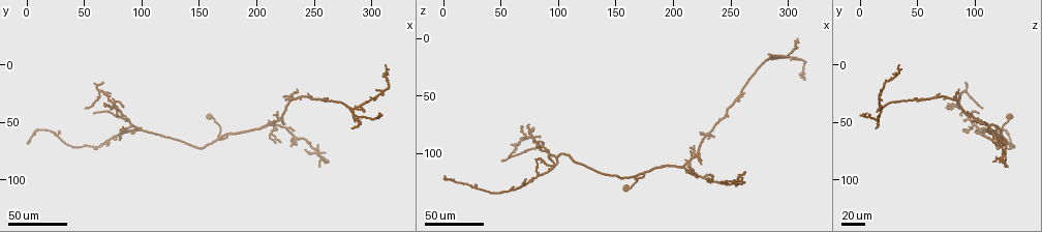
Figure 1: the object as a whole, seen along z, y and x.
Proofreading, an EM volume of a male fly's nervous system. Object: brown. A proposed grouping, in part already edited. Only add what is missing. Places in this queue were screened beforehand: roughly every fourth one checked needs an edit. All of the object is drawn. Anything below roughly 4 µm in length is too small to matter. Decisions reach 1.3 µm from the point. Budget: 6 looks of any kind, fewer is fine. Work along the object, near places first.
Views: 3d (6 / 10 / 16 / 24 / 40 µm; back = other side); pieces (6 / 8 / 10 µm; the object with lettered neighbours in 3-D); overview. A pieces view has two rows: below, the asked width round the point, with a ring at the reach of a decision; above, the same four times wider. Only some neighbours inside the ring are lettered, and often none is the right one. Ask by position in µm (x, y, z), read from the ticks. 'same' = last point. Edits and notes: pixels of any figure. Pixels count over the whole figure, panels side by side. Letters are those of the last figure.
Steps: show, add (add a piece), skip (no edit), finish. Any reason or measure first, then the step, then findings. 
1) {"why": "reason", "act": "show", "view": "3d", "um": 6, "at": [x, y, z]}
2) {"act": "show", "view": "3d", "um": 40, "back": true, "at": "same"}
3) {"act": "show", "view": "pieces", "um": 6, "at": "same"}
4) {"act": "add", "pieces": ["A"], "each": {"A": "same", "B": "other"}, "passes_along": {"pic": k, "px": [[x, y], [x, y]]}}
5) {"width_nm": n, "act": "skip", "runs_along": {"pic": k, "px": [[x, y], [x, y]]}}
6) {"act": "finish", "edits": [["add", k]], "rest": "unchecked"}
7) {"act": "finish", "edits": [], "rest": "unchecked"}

{"why": "an open end", "act": "show", "view": "3d", "um": 40, "at": [260, 30, 46]}

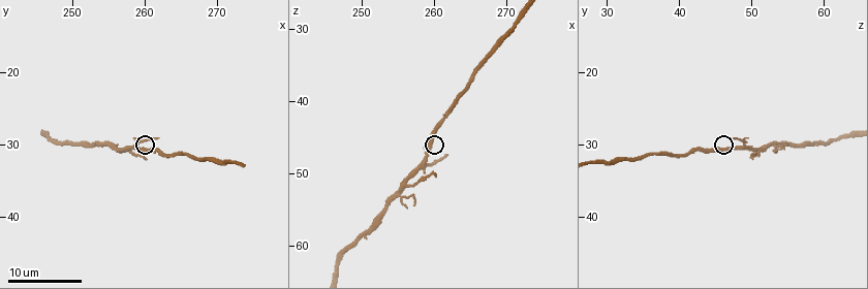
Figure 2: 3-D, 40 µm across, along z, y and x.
{"act": "show", "view": "pieces", "um": 8, "at": [262.0, 29.5, 47.5]}

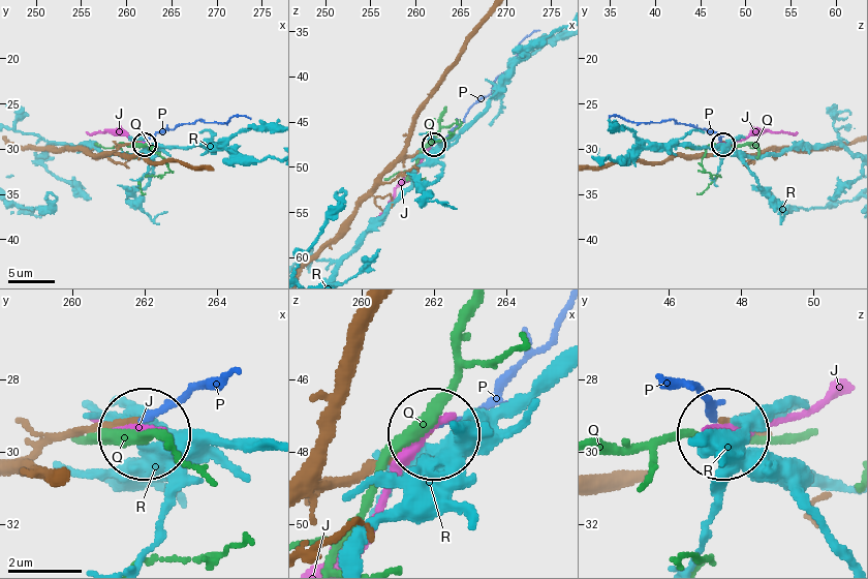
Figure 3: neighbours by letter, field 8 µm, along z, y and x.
{"act": "add", "pieces": ["P"], "each": {"J": "other", "P": "same", "Q": "other", "R": "other"}, "passes_along": {"pic": 3, "px": [[41, 446], [131, 424], [233, 374]]}, "found": "it goes on there"}

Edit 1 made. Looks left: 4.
{"act": "show", "view": "overview"}

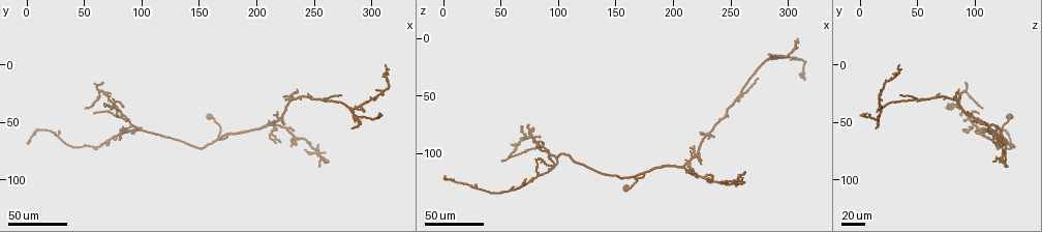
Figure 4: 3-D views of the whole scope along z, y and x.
{"why": "an open end", "act": "show", "view": "3d", "um": 40, "at": [58, 44, 104]}

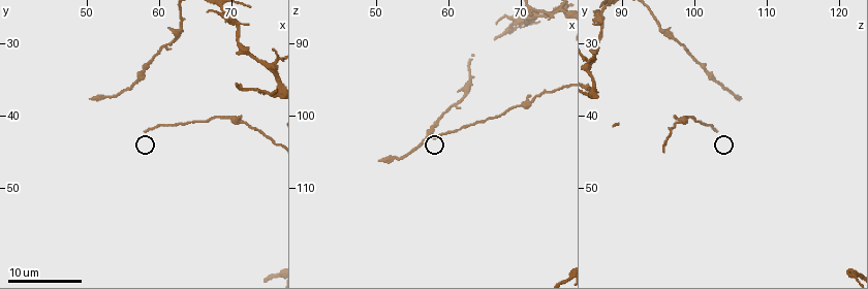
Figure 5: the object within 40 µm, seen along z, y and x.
{"act": "show", "view": "pieces", "um": 6, "at": [58.0, 42.5, 103.5]}

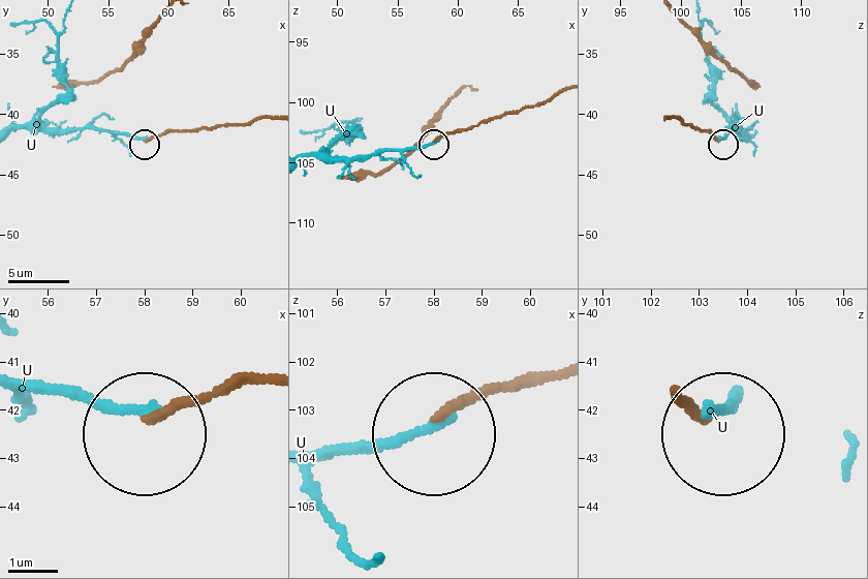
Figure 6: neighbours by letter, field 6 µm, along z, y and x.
{"width_nm": 190, "act": "skip", "each": {"U": "other"}, "runs_along": {"pic": 6, "px": [[260, 378], [187, 398], [154, 423]]}, "found": "no lettered piece goes on from it"}

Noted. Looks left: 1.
{"act": "finish", "edits": [["add", 3]], "rest": "unchecked"}

